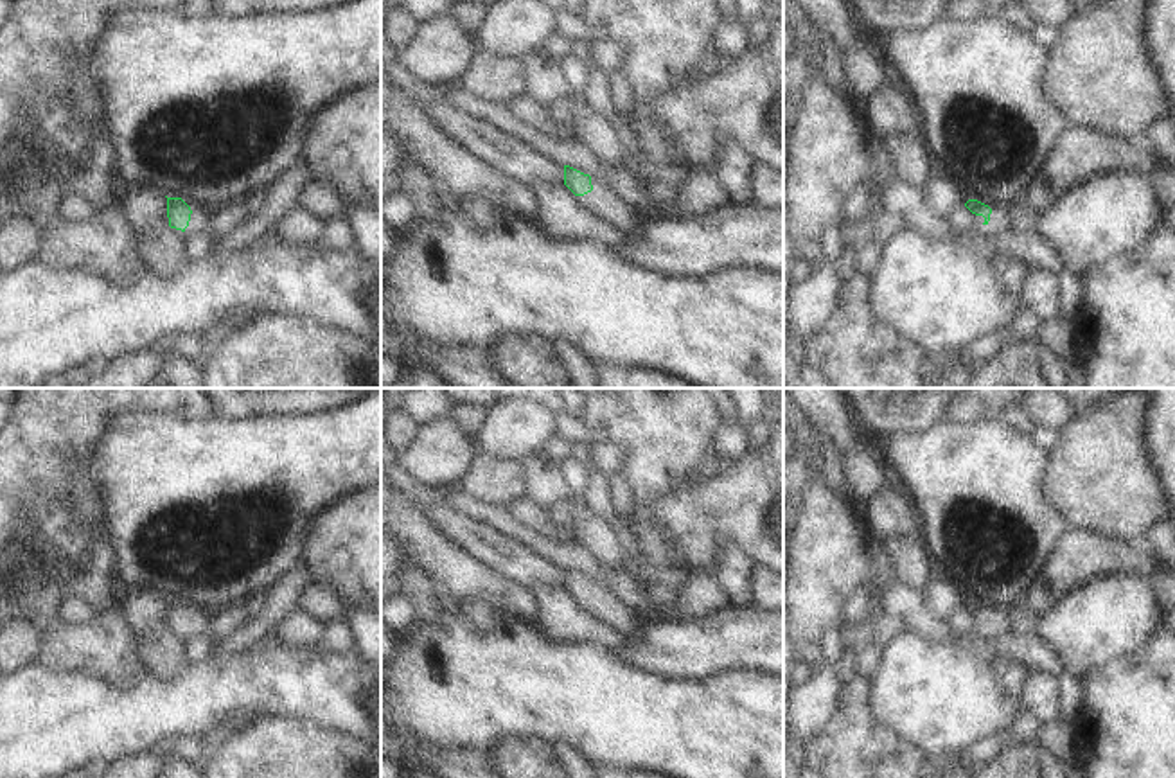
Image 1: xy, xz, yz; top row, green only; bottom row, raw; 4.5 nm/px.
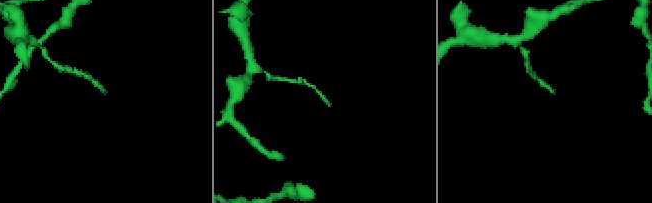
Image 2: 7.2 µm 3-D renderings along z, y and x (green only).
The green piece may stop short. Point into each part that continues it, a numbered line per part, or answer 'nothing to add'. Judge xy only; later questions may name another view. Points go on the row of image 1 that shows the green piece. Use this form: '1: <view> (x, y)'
1: xy (200, 218)

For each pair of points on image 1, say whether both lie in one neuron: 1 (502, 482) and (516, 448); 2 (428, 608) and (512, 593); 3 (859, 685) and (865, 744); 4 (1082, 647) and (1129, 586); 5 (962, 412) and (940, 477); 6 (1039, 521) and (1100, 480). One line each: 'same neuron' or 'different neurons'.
1: different neurons
2: different neurons
3: same neuron
4: same neuron
5: different neurons
6: different neurons

